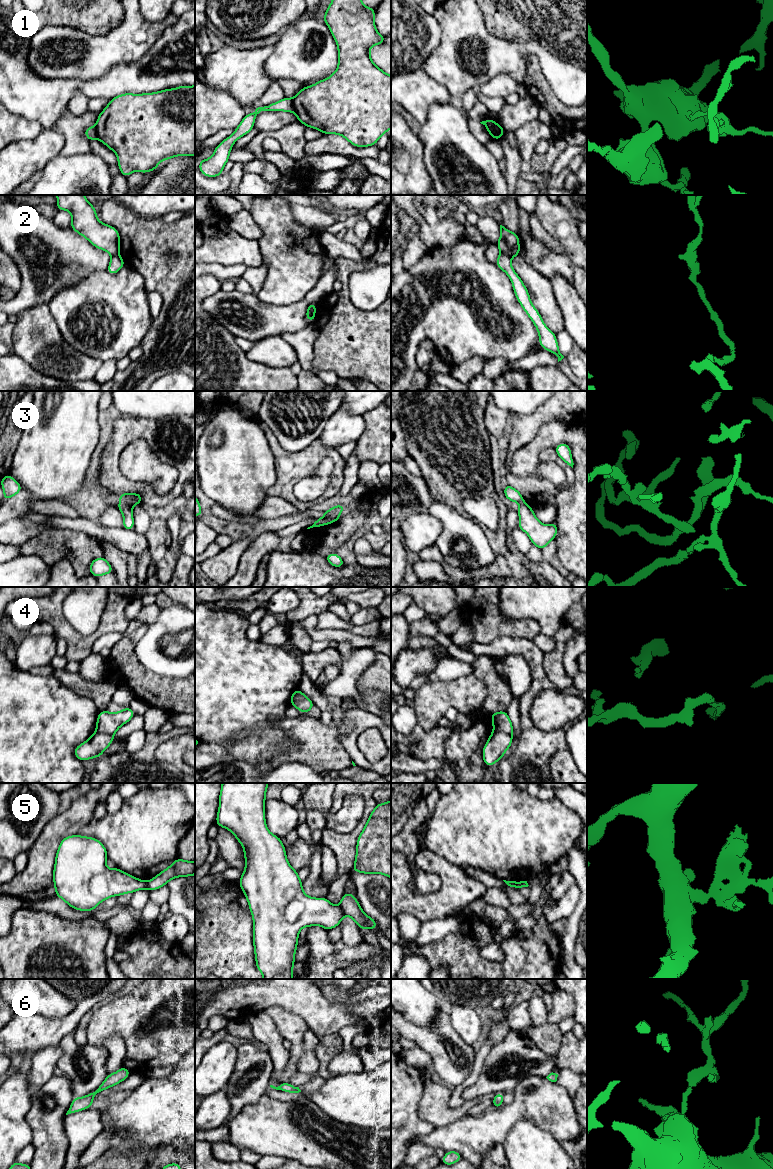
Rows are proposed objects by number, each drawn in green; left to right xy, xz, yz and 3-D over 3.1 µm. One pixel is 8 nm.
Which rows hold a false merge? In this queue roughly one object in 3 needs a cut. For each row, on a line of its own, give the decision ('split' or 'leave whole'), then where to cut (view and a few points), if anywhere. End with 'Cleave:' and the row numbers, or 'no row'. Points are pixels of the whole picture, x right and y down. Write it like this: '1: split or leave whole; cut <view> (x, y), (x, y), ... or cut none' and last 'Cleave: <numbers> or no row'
1: split; cut yz (497, 123), (497, 134), (493, 138)
2: split; cut yz (500, 252), (510, 258)
3: leave whole; cut none
4: split; cut xy (96, 730), (113, 735)
5: split; cut xz (339, 906), (344, 914)
6: leave whole; cut none
Cleave: 1, 2, 4, 5

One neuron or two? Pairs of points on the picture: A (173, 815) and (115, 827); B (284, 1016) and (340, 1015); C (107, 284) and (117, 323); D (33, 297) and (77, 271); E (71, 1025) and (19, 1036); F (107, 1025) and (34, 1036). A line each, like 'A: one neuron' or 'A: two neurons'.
A: one neuron
B: two neurons
C: one neuron
D: one neuron
E: one neuron
F: two neurons

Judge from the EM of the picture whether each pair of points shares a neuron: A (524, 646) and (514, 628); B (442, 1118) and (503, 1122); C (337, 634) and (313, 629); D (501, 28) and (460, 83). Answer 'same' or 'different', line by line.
A: different
B: different
C: same
D: different

